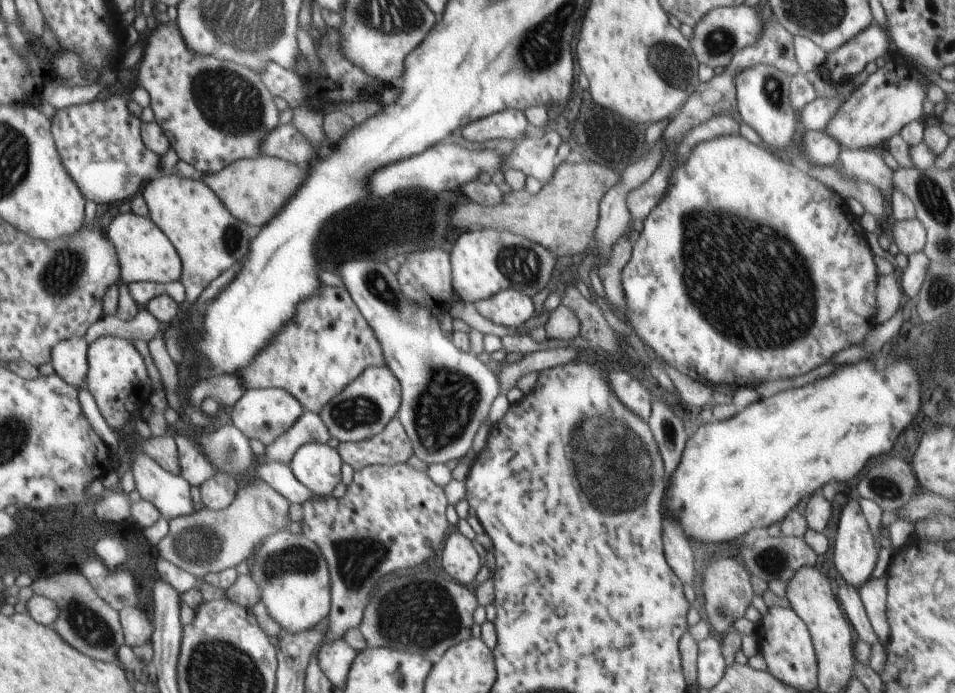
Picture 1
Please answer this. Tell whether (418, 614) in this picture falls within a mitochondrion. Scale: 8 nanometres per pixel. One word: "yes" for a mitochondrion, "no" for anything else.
yes

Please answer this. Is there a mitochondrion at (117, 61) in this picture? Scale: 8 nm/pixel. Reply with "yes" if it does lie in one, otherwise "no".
no

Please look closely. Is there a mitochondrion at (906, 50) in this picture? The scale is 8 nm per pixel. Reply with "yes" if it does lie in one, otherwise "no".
no

